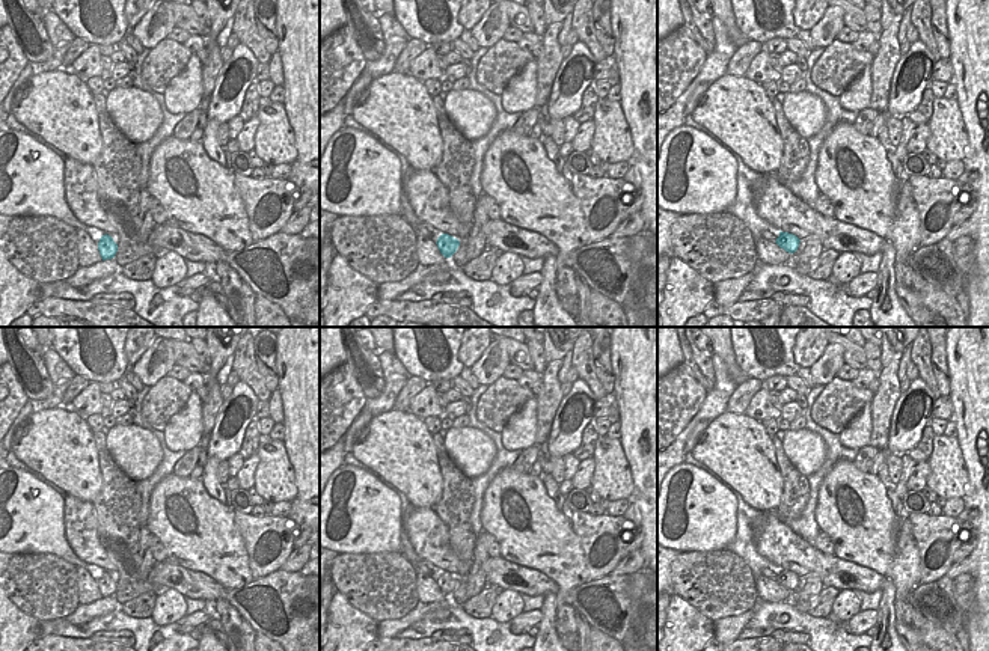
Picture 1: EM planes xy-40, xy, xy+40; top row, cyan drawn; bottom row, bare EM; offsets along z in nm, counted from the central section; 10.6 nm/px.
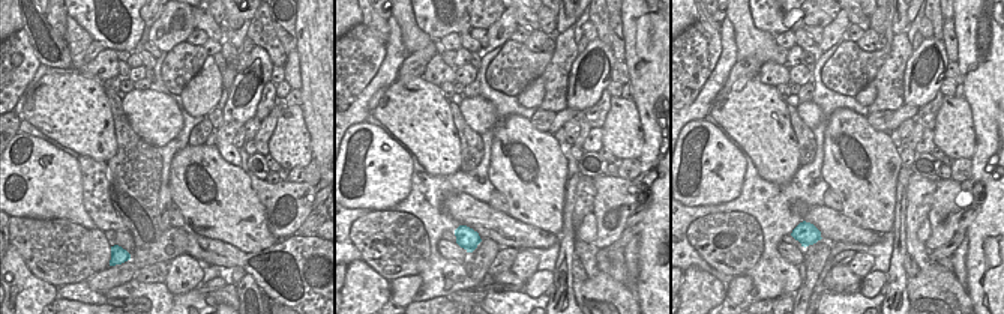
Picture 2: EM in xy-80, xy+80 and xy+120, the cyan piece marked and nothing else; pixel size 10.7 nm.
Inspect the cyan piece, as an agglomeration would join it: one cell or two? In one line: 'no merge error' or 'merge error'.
no merge error

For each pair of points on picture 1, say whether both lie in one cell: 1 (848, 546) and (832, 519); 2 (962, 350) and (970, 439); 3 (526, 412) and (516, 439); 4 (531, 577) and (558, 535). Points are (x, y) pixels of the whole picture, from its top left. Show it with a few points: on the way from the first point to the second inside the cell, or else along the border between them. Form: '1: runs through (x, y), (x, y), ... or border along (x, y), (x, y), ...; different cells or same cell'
1: runs through (848, 540), (848, 534), (838, 525); same cell
2: runs through (970, 372), (970, 416); same cell
3: runs through (525, 418), (519, 433); same cell
4: border along (502, 556), (545, 573), (557, 585), (558, 592); different cells

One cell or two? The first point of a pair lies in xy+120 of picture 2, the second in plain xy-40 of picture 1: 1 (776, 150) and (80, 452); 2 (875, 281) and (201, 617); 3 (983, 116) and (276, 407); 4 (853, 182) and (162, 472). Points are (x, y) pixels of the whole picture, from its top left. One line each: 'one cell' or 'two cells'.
1: one cell
2: one cell
3: two cells
4: two cells

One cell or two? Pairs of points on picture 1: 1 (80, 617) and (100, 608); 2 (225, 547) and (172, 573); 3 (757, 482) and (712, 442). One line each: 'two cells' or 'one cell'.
1: one cell
2: two cells
3: one cell

